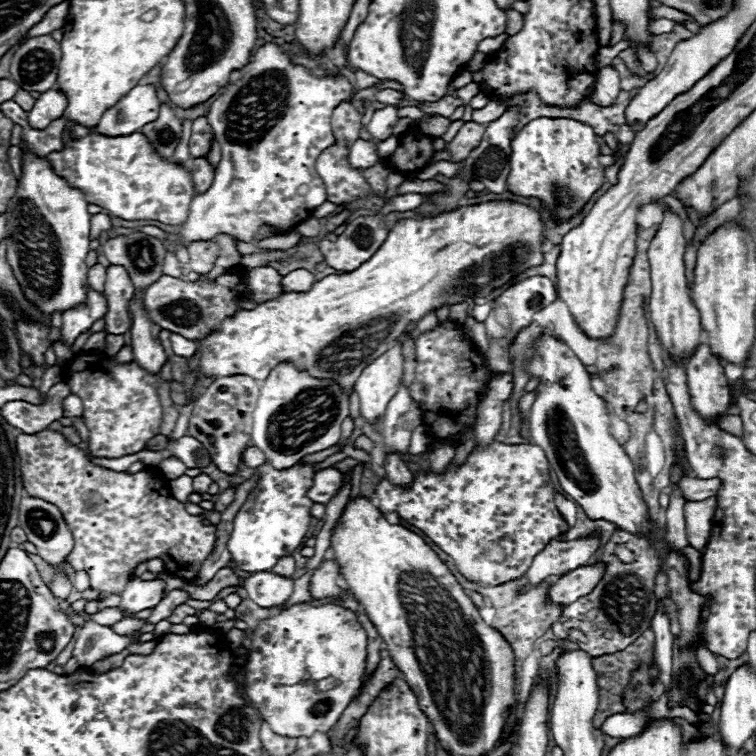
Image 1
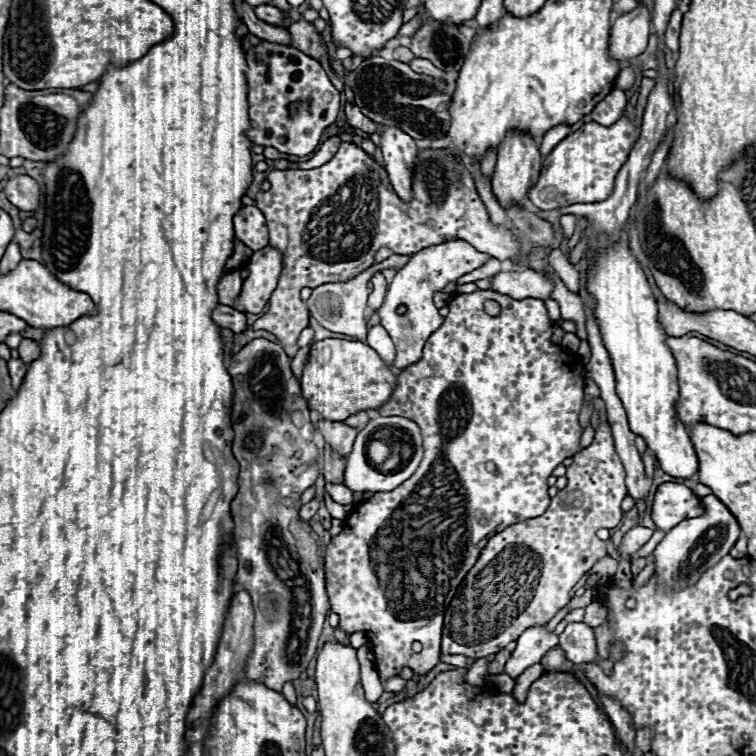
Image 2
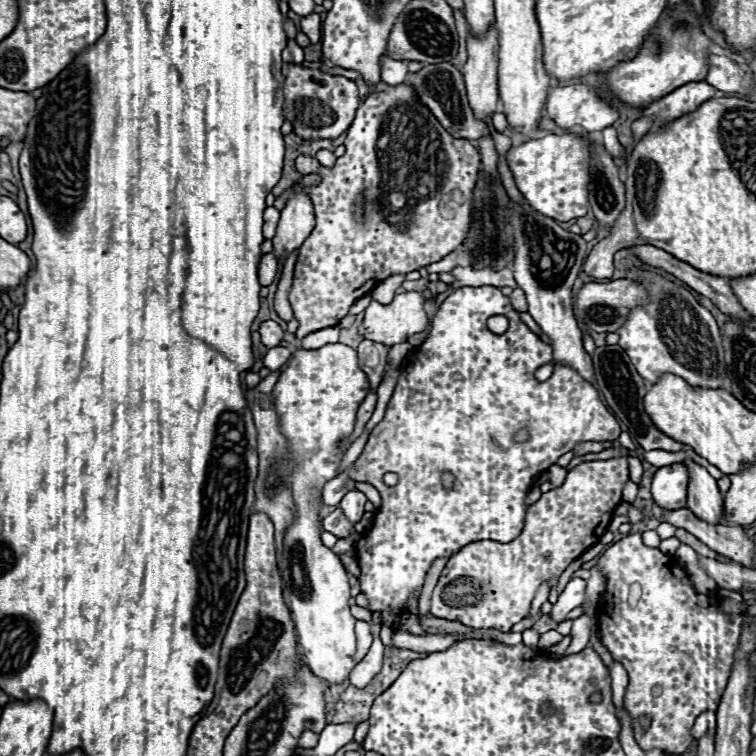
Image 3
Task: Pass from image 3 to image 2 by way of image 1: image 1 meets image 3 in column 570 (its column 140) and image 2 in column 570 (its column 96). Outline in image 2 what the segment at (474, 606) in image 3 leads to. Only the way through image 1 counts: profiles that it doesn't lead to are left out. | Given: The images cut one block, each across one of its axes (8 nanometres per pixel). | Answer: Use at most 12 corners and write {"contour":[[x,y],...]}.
{"contour":[[610,424],[542,516],[488,540],[444,614],[482,658],[550,622],[628,496]]}

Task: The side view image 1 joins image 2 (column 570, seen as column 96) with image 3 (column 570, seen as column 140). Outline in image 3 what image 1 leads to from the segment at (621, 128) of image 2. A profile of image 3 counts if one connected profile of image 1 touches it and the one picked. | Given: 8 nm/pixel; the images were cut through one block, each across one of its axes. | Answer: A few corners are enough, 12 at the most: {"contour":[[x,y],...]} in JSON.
{"contour":[[548,134],[512,146],[528,204],[568,222],[588,212],[590,142]]}

